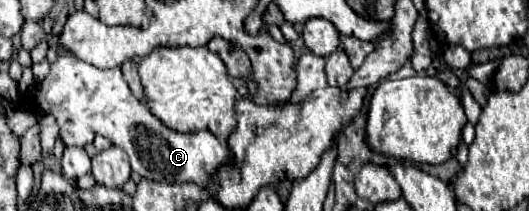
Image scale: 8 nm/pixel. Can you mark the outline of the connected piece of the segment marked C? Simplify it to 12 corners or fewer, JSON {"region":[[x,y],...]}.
{"region":[[62,53],[34,89],[66,147],[102,135],[150,181],[206,187],[234,153],[178,133],[120,67]]}

